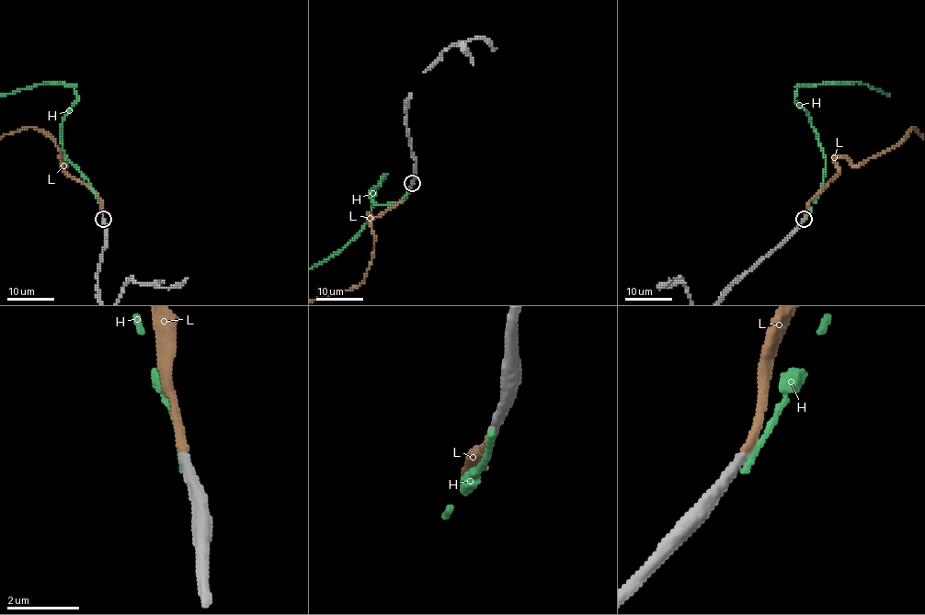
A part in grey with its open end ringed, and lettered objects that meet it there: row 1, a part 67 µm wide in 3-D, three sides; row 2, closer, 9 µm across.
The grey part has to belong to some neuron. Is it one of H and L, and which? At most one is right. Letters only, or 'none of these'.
L

